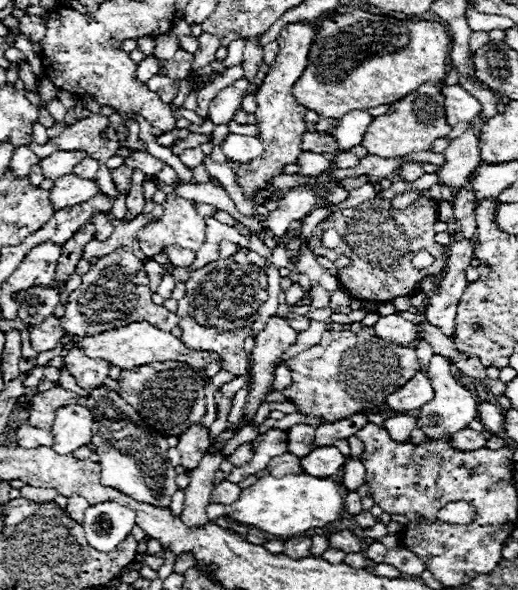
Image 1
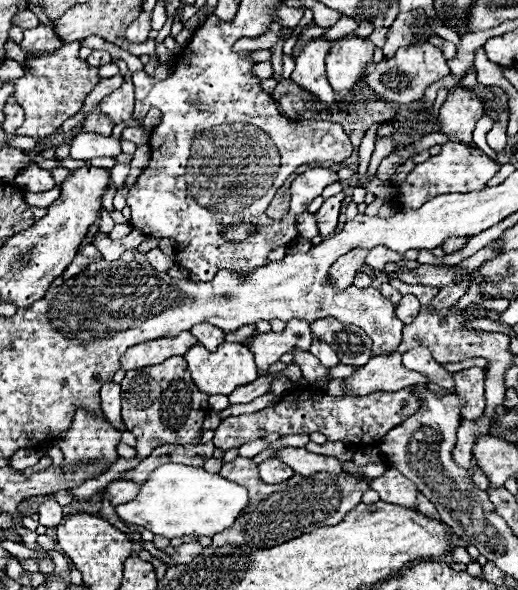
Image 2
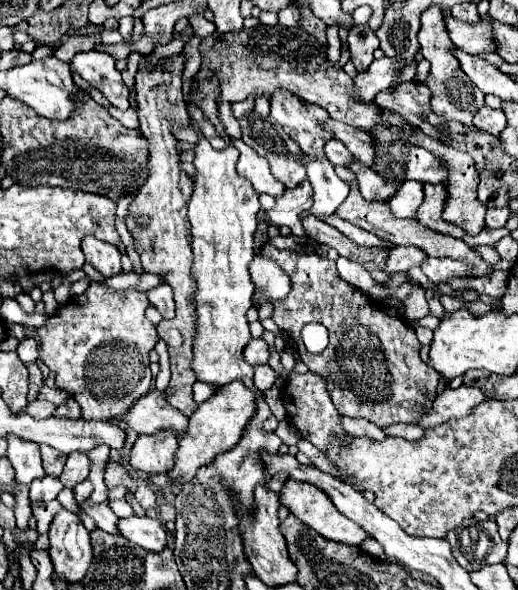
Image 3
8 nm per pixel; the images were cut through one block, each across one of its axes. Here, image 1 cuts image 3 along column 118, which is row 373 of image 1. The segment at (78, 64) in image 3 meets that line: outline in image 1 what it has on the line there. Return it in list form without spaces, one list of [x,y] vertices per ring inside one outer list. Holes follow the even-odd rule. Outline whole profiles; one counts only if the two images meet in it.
[[[72,348],[64,356],[64,364],[68,366],[70,374],[76,378],[76,382],[84,390],[94,390],[96,386],[102,386],[102,382],[108,378],[110,364],[106,360],[96,360],[84,354],[82,348]]]

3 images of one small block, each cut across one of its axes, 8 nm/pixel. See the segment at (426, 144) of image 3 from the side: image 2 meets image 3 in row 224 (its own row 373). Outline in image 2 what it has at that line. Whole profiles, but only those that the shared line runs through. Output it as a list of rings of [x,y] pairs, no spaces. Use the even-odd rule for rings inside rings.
[[[468,368],[454,374],[454,392],[464,400],[462,418],[478,420],[486,410],[484,400],[484,368]]]

